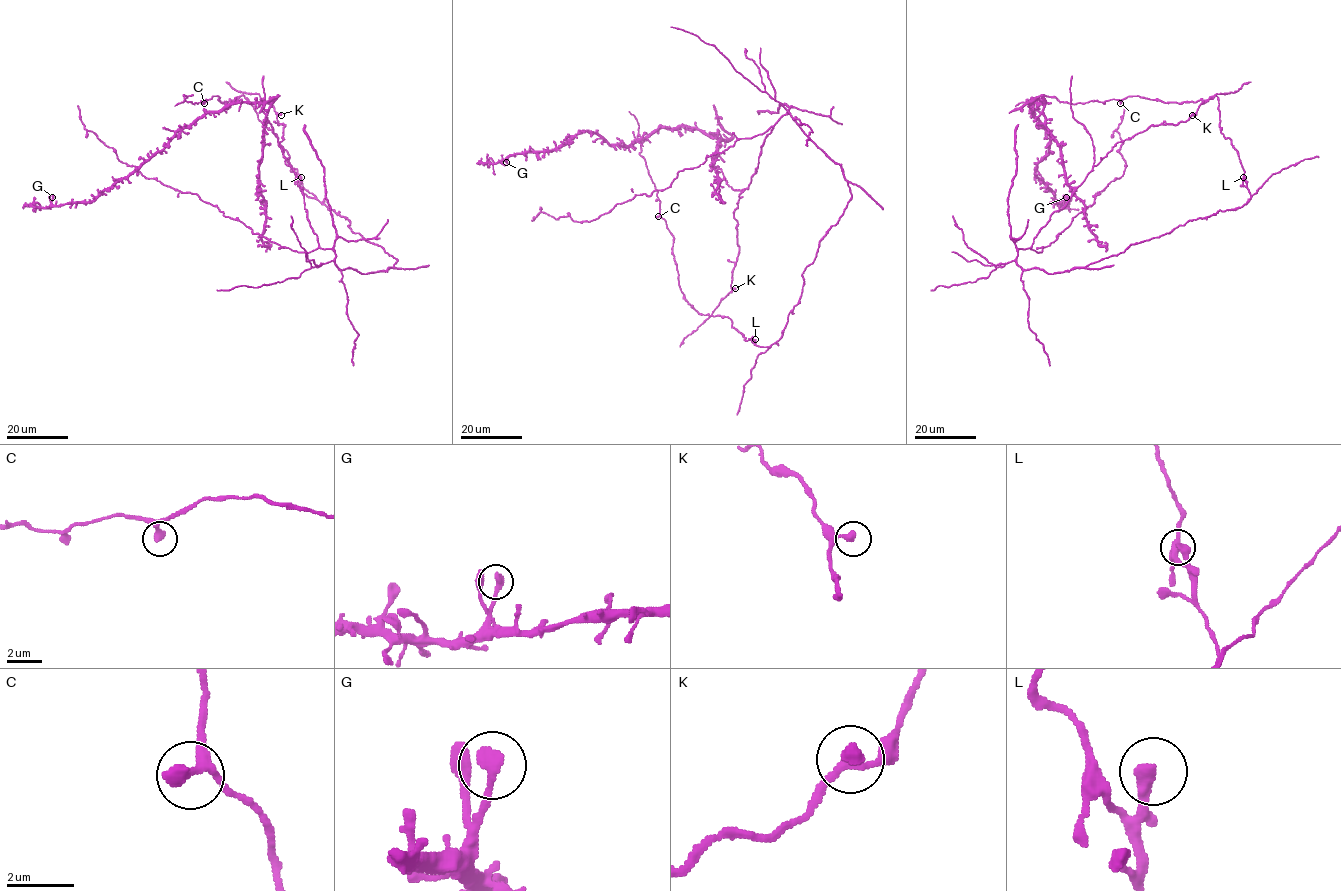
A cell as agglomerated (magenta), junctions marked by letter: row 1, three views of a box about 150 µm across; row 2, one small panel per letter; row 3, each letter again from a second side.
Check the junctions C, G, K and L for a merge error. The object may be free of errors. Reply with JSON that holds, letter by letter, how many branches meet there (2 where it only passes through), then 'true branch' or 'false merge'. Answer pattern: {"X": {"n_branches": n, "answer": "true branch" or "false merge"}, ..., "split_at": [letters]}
{"C": {"n_branches": 1, "answer": "true branch"}, "G": {"n_branches": 1, "answer": "true branch"}, "K": {"n_branches": 1, "answer": "true branch"}, "L": {"n_branches": 1, "answer": "true branch"}, "split_at": []}

